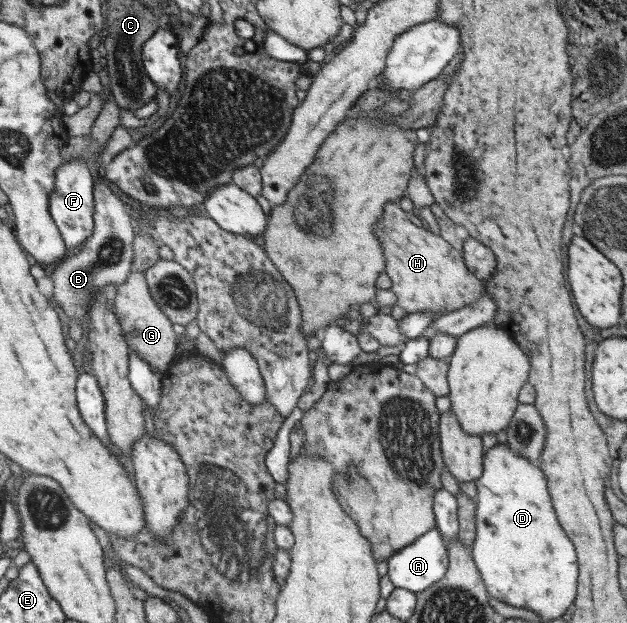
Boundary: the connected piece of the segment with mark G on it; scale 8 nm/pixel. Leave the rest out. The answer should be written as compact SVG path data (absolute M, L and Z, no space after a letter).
M130 272L127 280L116 287L115 312L121 319L130 353L138 353L146 363L159 373L166 373L176 357L176 331L170 318L154 299L145 272Z

